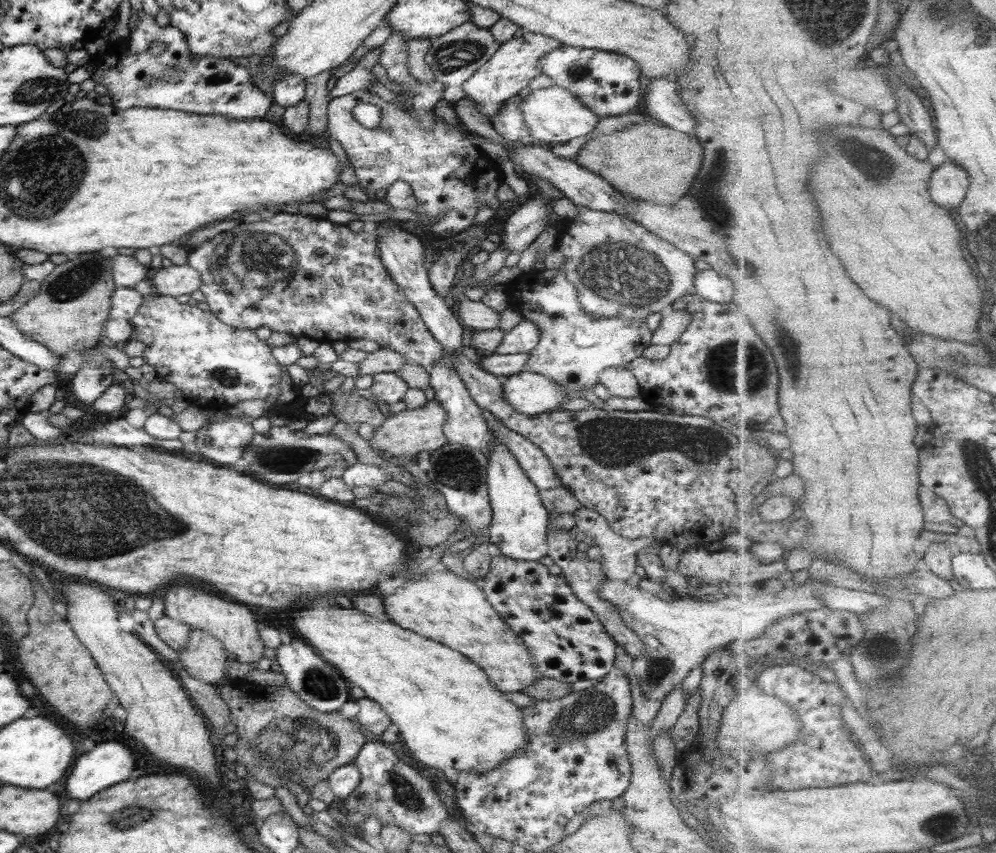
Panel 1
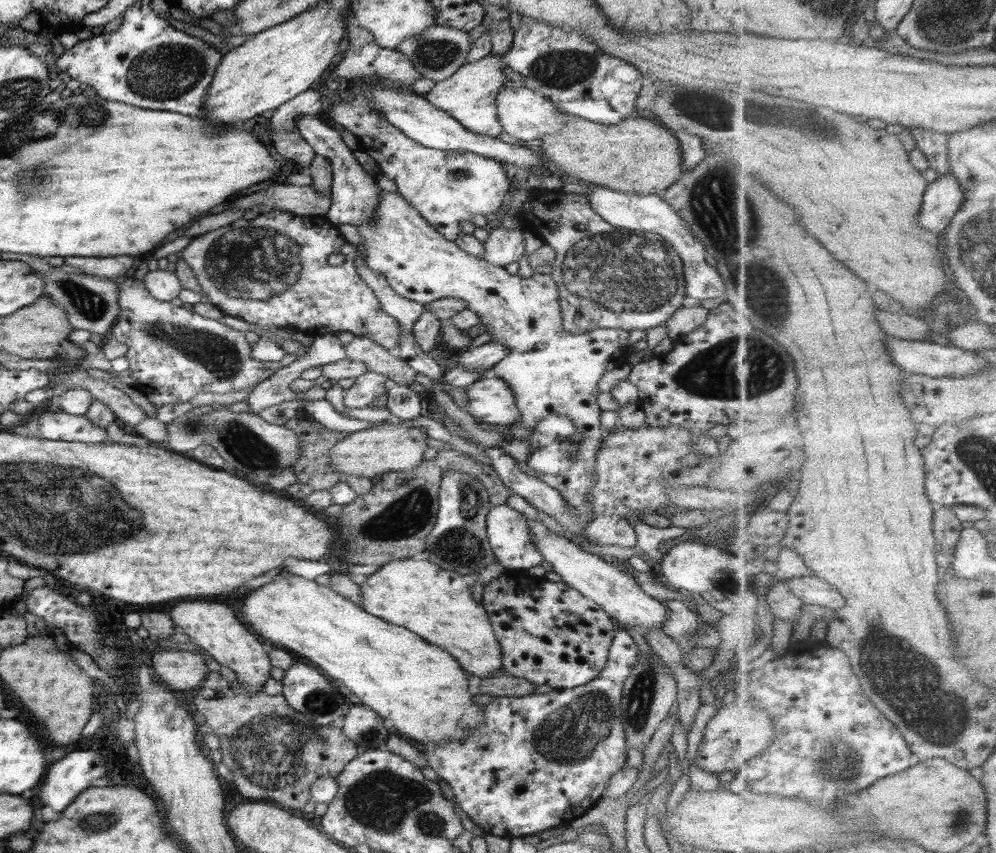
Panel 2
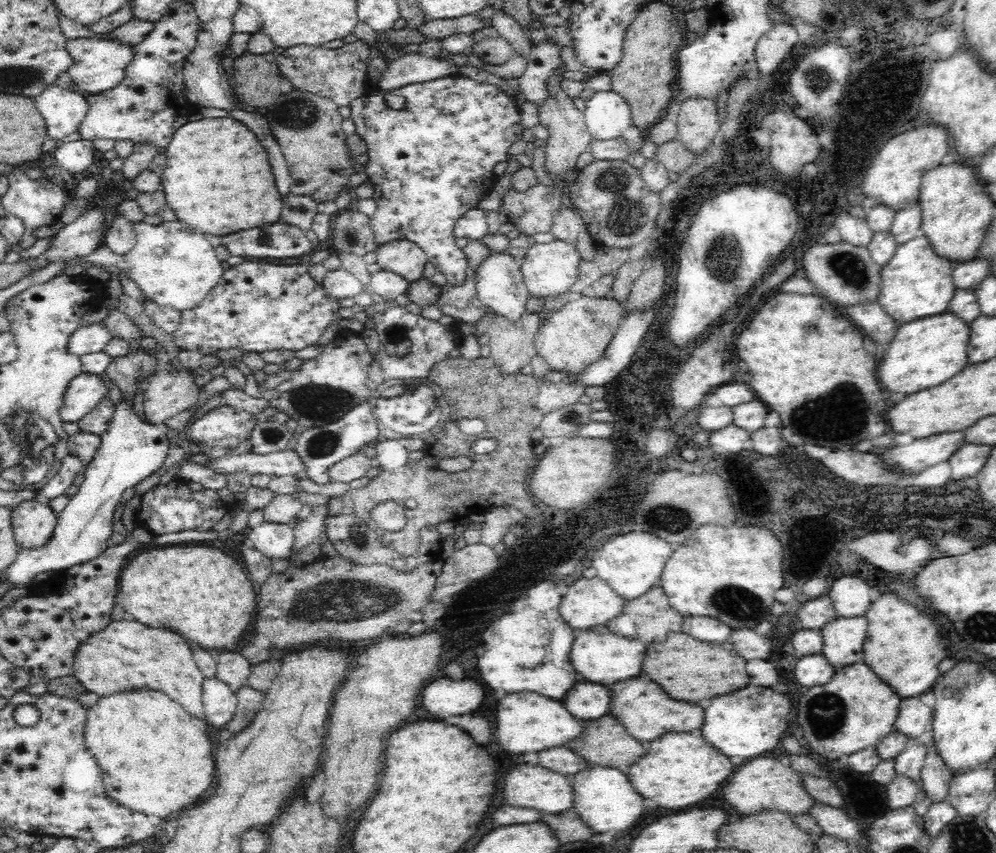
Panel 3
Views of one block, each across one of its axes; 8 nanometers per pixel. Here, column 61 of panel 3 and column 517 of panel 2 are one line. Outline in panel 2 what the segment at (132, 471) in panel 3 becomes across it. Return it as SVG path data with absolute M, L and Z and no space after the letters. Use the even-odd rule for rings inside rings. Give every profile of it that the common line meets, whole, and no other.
M494 506L488 512L486 534L496 561L505 570L526 571L543 563L529 533L526 518L510 506Z

